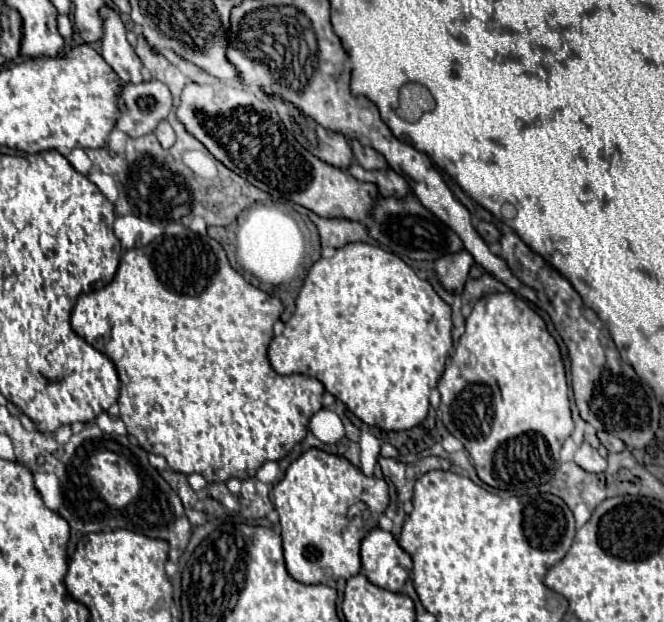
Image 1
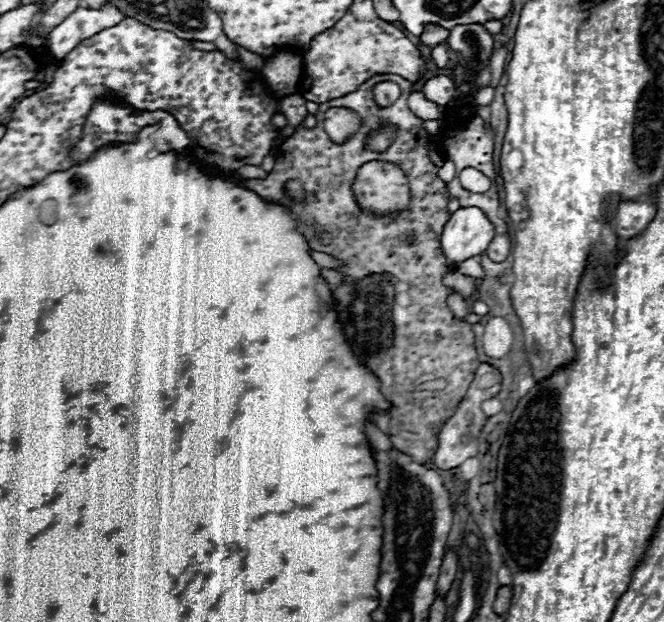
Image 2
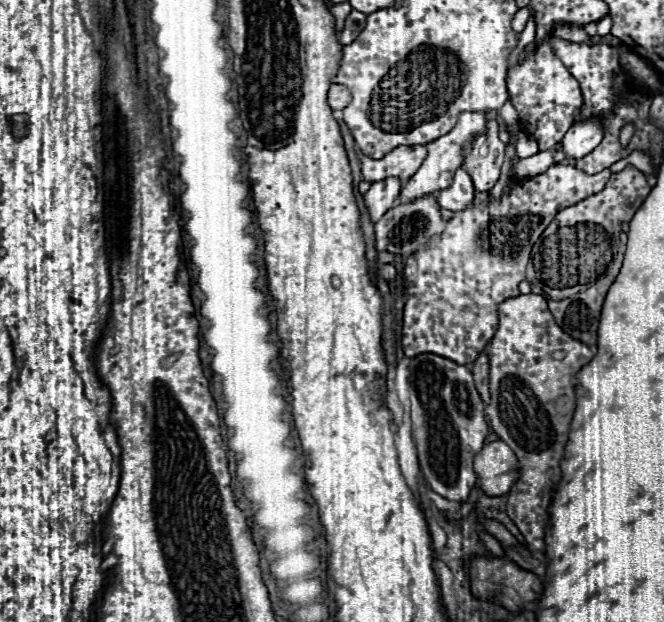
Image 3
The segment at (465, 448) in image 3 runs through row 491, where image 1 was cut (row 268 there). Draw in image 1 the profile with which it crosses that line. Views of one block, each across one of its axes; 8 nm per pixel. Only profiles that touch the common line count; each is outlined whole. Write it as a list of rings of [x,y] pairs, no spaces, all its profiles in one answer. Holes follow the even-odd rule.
[[[460,250],[460,254],[444,254],[444,258],[438,258],[434,262],[434,272],[448,292],[460,294],[468,282],[472,264],[474,258],[466,250]]]

